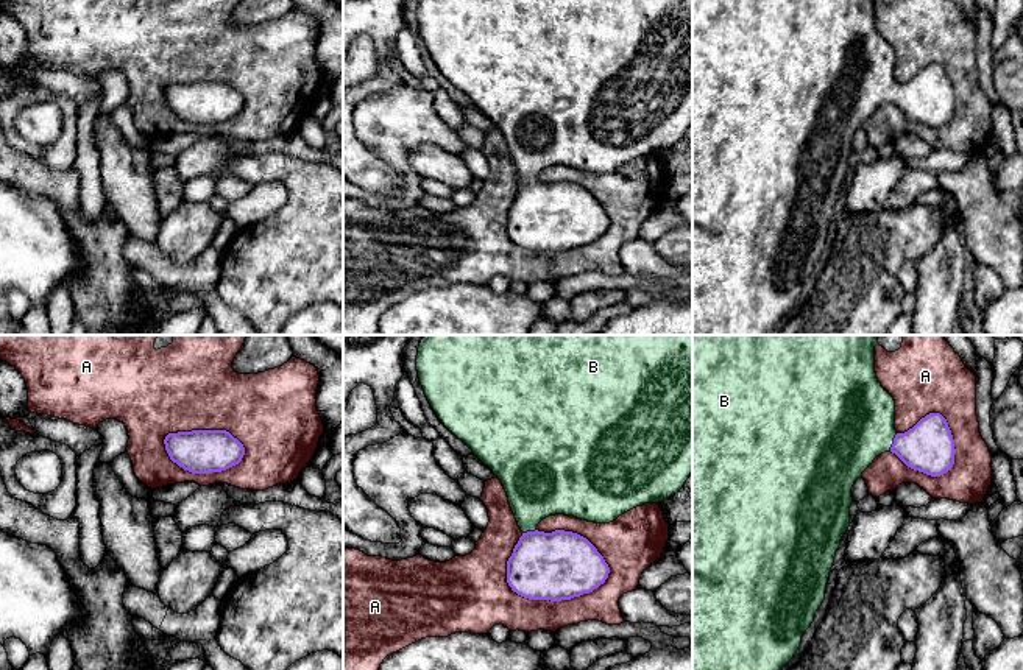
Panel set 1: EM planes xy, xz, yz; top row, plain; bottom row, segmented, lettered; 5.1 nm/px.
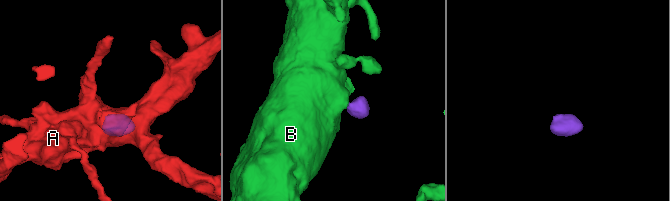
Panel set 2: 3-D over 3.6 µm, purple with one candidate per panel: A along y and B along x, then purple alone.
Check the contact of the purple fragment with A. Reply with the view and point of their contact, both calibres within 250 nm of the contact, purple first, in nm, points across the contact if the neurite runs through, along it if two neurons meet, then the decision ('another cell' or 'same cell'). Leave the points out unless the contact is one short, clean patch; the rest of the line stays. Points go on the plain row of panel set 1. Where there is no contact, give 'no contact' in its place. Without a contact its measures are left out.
meets purple in xz at (549, 250); 360 nm thick on the purple side, 190 nm on the other; another cell

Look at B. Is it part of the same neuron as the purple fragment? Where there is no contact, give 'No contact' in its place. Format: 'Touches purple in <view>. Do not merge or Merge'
Touches purple in yz. Merge

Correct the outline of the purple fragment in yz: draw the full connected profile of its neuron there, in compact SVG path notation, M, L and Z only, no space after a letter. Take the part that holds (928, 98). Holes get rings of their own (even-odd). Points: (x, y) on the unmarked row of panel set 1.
M692 0L692 335L766 335L797 304L803 284L825 251L828 227L844 184L850 178L851 139L862 123L884 103L895 104L908 118L931 128L940 128L954 115L954 90L947 70L929 64L904 84L895 81L895 51L881 37L875 23L875 0Z

